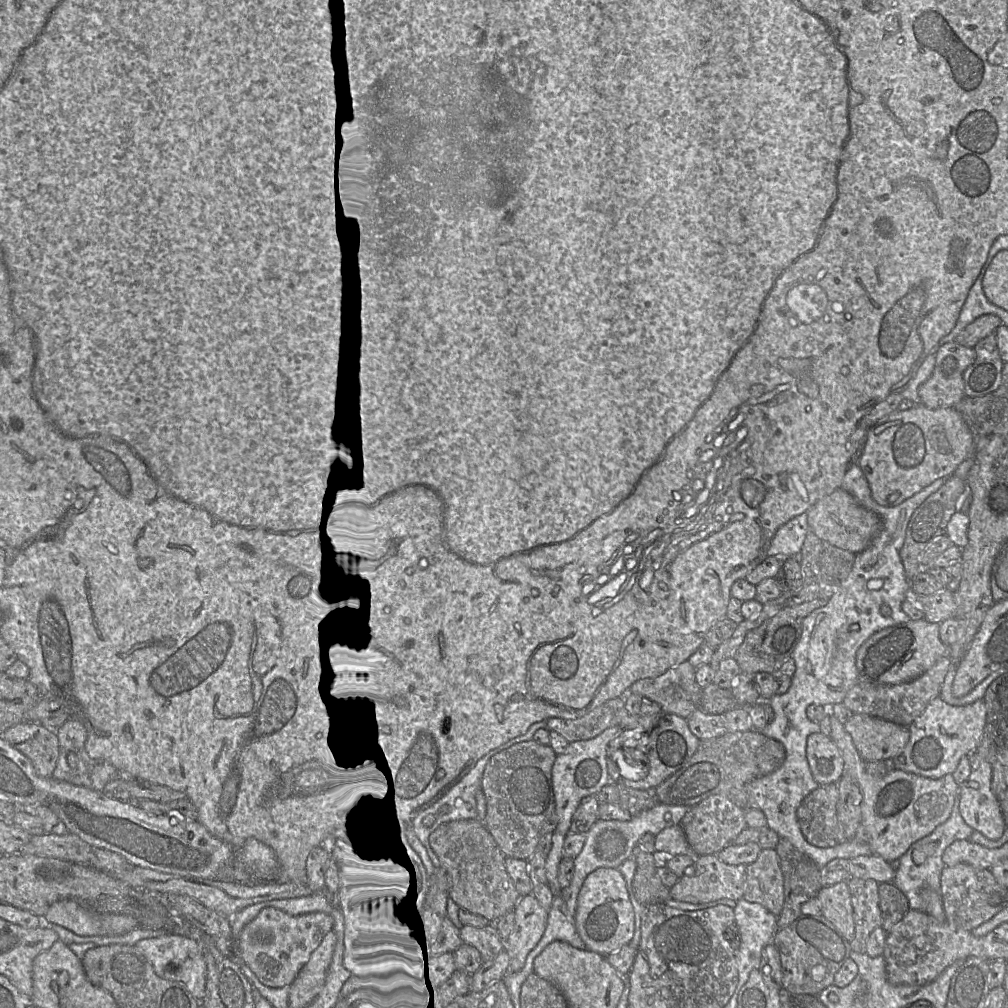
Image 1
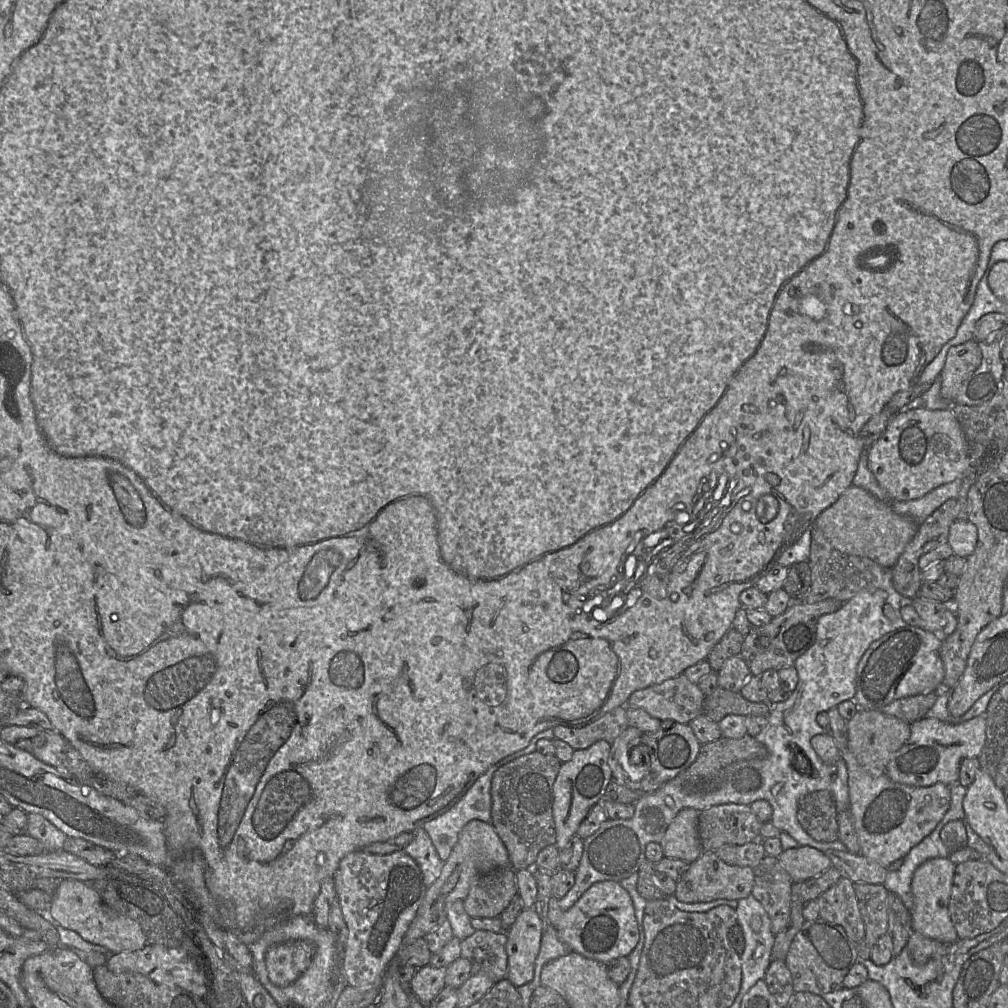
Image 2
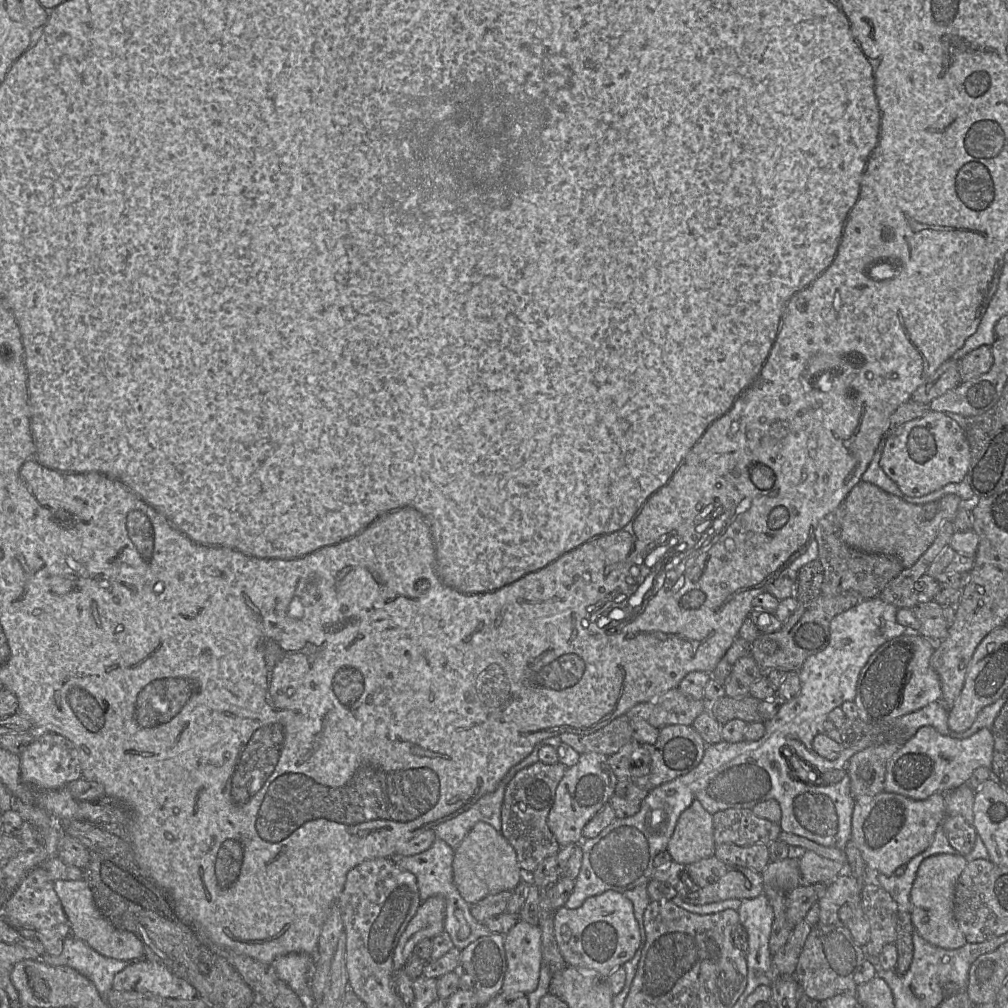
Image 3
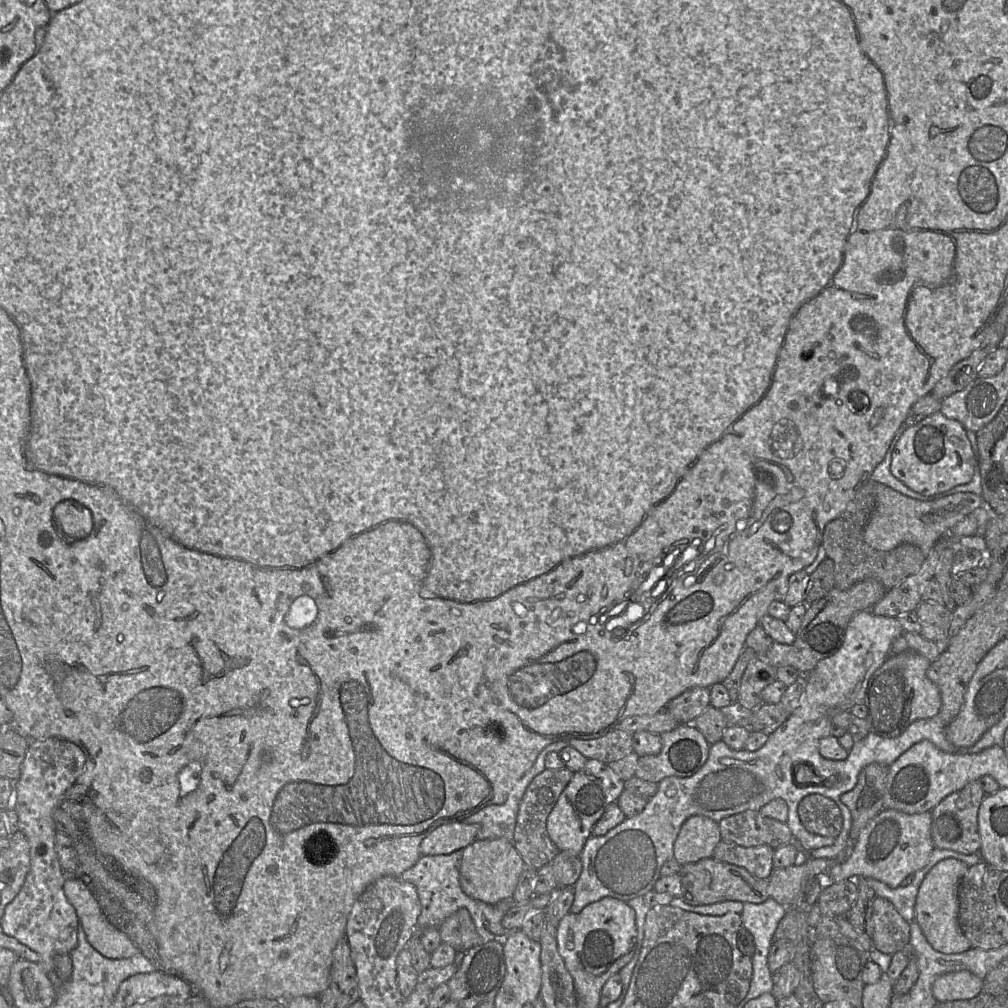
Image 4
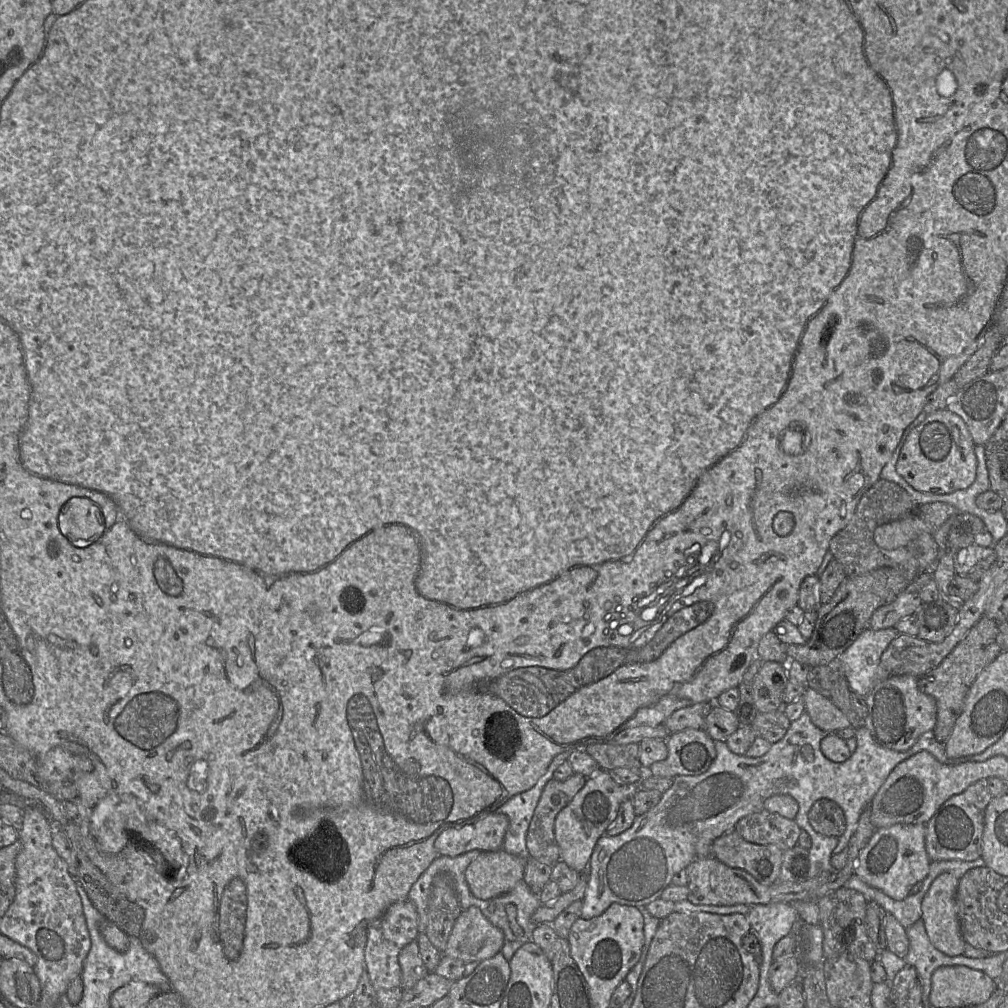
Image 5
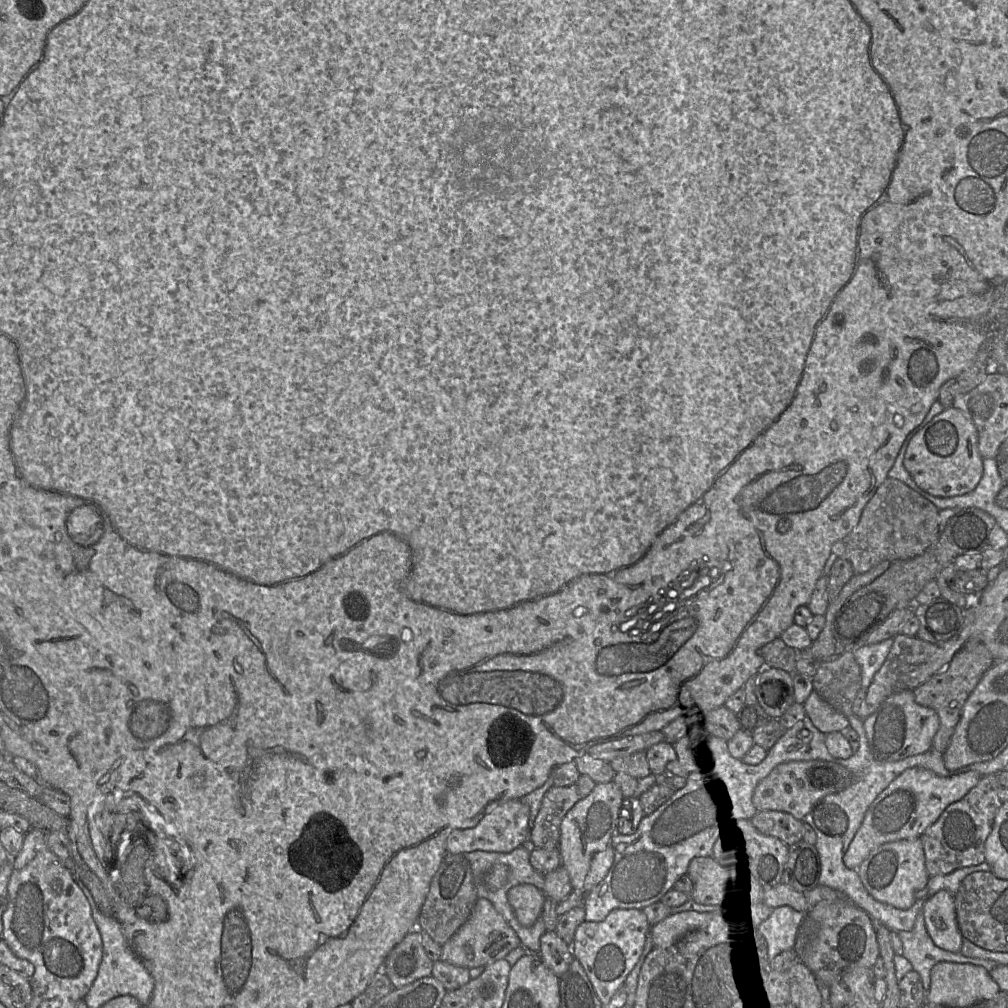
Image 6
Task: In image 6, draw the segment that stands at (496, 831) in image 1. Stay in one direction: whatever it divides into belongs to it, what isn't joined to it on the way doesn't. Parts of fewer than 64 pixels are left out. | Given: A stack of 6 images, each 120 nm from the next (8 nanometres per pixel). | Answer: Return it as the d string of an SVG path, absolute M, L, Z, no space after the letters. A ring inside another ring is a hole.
M580 774L572 785L553 785L546 791L529 833L529 839L535 848L558 847L563 818L575 803L592 792L595 785L589 776Z

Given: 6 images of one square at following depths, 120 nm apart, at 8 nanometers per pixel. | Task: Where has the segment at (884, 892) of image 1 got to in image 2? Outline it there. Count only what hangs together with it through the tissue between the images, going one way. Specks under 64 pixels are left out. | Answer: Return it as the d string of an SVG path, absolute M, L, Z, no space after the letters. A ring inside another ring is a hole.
M889 893L887 899L887 913L888 913L888 930L887 934L890 936L893 947L893 955L899 955L907 945L908 939L912 932L912 915L901 899Z

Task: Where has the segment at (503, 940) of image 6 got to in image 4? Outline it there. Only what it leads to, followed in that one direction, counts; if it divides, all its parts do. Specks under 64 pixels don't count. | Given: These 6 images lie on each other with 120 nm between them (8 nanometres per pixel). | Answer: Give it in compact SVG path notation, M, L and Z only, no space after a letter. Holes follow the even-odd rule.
M460 908L450 915L439 927L442 942L453 947L457 952L484 944L476 930L473 919L466 908Z

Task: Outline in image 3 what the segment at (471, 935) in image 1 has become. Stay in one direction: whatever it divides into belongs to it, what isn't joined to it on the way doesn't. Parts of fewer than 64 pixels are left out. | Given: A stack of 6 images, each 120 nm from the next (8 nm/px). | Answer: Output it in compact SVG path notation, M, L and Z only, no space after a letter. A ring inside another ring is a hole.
M499 933L481 937L465 947L455 969L459 977L459 989L471 990L474 993L475 1006L485 1005L501 992L506 970L504 935Z

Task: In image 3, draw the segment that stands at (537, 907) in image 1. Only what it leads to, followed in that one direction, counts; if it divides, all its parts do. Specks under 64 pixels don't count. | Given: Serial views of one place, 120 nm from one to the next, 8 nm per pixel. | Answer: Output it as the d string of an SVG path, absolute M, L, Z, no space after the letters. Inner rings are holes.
M520 919L504 935L507 960L502 995L507 1000L526 996L539 983L542 966L542 933L539 925L531 925Z

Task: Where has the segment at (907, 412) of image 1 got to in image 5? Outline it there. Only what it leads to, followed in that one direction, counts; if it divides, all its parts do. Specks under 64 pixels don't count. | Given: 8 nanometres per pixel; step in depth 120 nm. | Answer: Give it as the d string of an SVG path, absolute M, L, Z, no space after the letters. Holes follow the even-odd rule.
M947 409L938 410L929 414L909 433L897 460L896 471L920 492L949 494L966 489L976 478L974 446L963 419Z

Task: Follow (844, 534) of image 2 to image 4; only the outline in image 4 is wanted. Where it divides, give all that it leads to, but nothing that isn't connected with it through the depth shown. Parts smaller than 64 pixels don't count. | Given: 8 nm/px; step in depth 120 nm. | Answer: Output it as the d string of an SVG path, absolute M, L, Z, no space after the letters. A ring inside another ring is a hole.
M882 483L875 484L875 497L874 511L863 532L865 542L880 551L889 551L901 544L909 543L920 548L925 557L952 526L977 508L984 506L981 495L974 493L956 493L933 501L920 501L907 497Z

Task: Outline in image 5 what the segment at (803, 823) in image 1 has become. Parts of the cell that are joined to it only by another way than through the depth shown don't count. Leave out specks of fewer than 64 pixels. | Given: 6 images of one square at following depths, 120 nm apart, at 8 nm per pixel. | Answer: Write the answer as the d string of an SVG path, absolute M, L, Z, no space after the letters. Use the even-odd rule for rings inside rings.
M817 800L808 813L812 828L824 836L840 837L846 827L844 812L833 800Z

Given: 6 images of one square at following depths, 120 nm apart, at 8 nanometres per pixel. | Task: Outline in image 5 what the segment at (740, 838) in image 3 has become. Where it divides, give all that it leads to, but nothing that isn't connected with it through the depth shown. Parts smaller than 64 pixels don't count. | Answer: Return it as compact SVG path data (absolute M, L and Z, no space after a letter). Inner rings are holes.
M762 809L740 819L734 830L747 842L776 845L785 851L798 845L801 828L794 819Z

